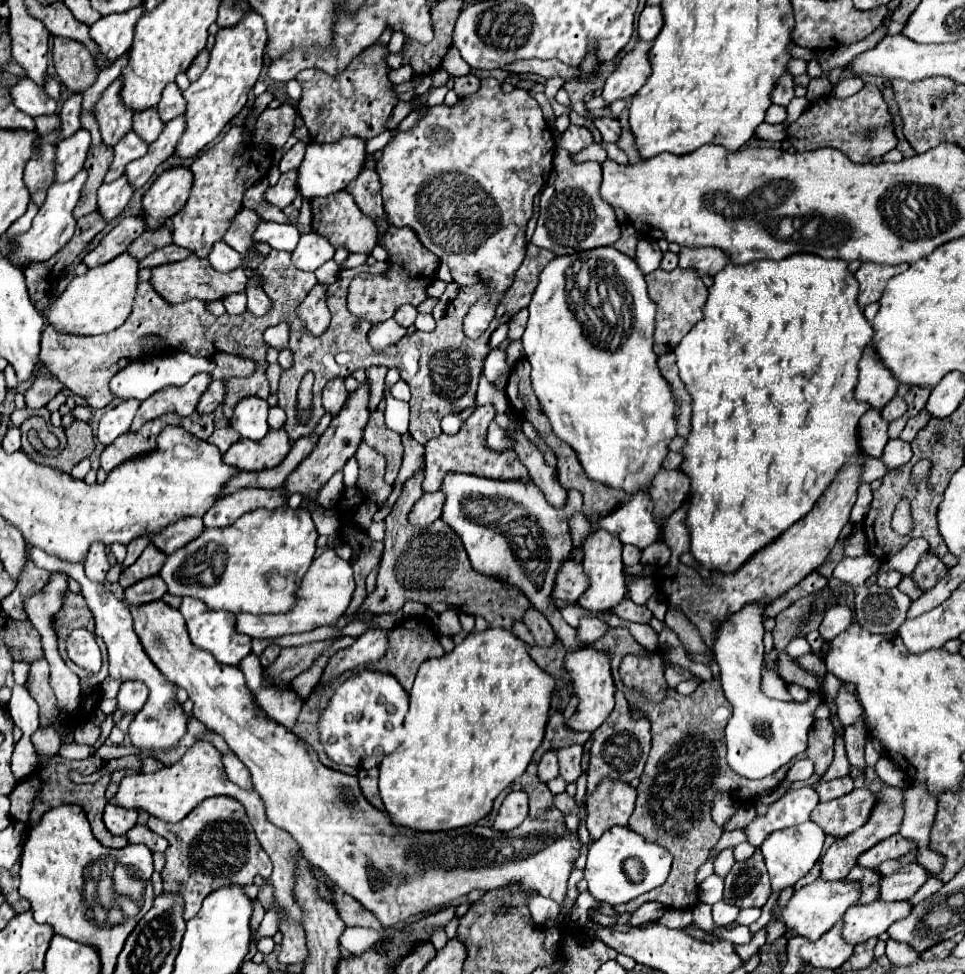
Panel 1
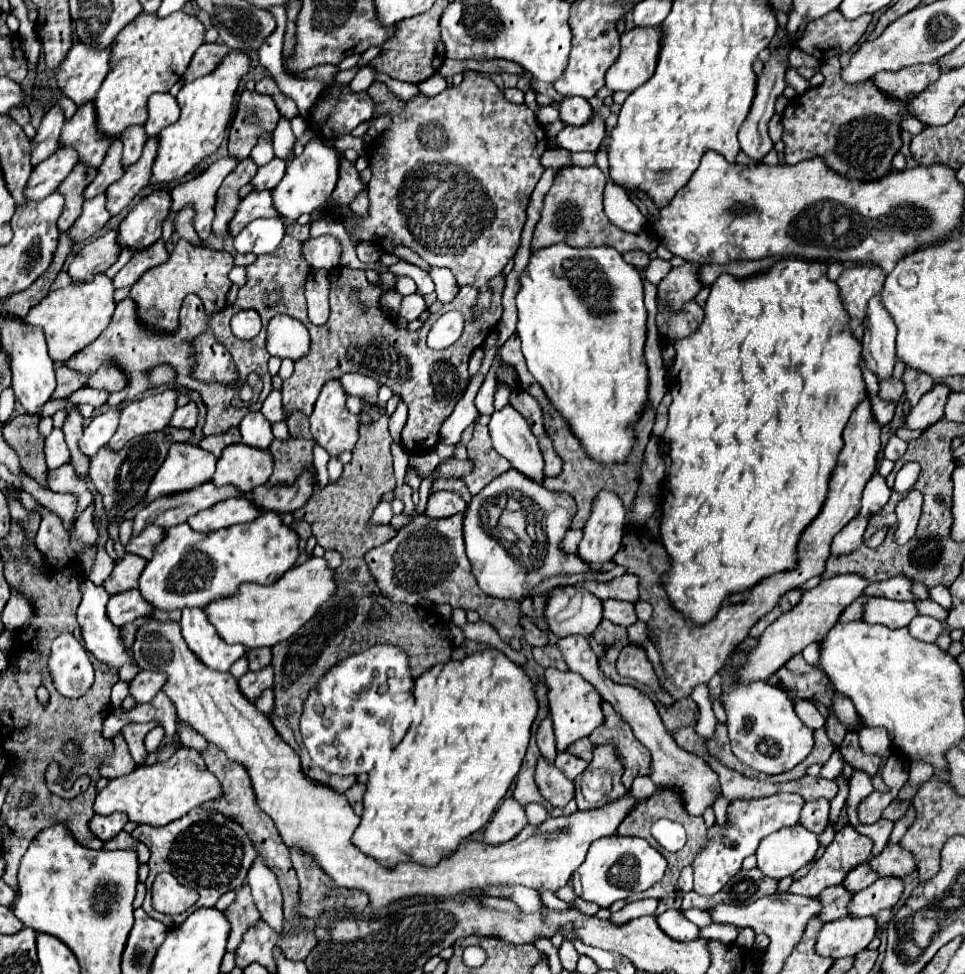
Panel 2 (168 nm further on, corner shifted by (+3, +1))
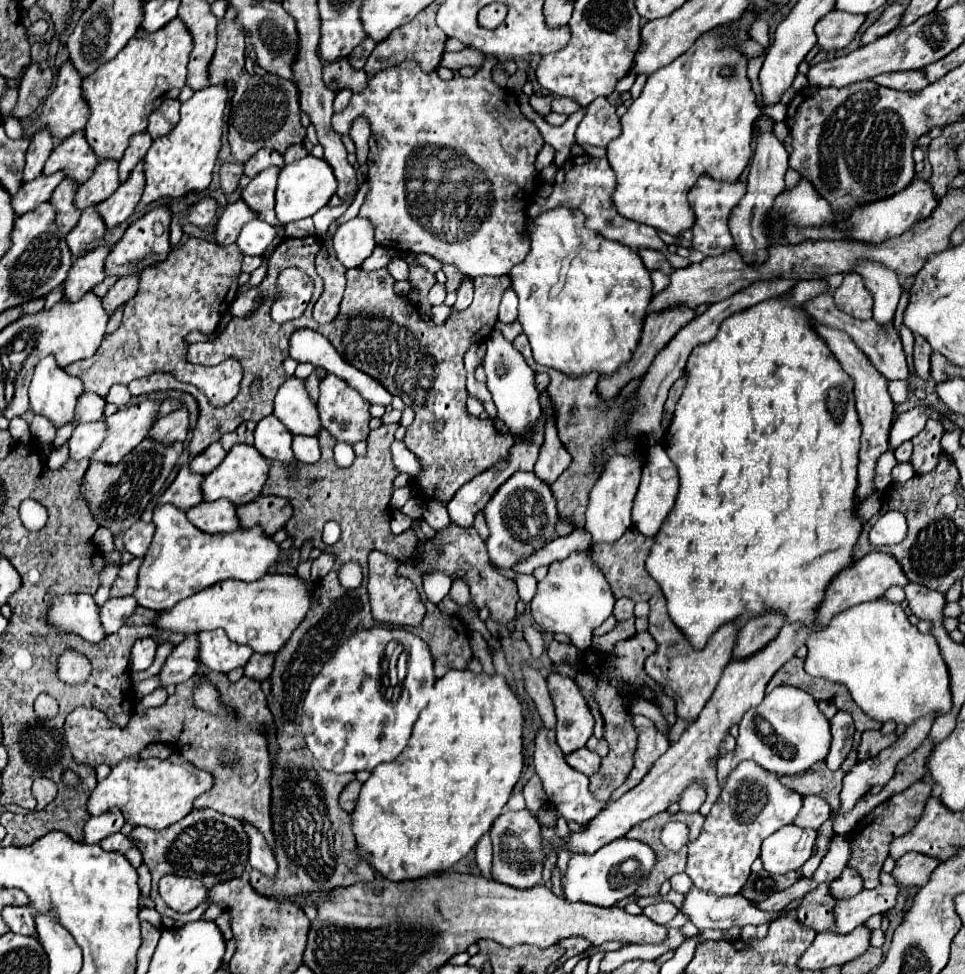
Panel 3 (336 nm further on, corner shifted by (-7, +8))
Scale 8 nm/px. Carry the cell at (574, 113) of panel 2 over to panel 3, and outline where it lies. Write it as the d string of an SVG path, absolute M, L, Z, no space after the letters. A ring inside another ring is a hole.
M554 96L554 100L552 100L552 112L558 112L558 114L572 114L572 112L576 112L580 106L574 102L574 100L568 100L568 98L558 98L558 96Z

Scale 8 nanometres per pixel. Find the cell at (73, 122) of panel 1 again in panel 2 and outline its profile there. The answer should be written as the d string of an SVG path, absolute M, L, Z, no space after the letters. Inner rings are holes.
M52 105L40 123L36 137L32 139L32 165L38 165L60 149L60 131L64 121L62 107Z

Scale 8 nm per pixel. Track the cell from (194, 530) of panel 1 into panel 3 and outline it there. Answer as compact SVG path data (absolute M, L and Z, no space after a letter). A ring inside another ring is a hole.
M134 522L126 532L124 532L124 548L136 556L142 558L152 542L152 534L154 534L154 526L152 522Z

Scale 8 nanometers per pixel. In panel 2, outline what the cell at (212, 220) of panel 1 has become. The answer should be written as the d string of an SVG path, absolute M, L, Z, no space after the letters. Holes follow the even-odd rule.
M184 205L176 217L174 217L174 233L180 237L180 239L186 239L190 241L192 245L202 245L202 239L198 237L192 221L194 221L194 215L196 215L196 209L194 205Z

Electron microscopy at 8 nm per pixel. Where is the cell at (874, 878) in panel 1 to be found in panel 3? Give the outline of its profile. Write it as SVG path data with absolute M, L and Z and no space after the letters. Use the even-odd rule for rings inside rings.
M820 884L818 888L814 888L802 898L796 910L796 918L800 924L812 928L818 934L826 932L832 928L832 906L834 904L836 900L828 894L828 884Z

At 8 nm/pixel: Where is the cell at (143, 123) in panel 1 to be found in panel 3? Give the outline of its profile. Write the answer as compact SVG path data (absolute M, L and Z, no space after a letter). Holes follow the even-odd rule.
M148 132L136 134L136 138L132 138L132 142L130 142L126 154L124 154L124 158L120 160L120 168L118 168L118 172L120 172L120 182L126 182L126 178L128 178L130 172L134 170L134 166L146 156L150 144L152 144L152 138L150 138Z

